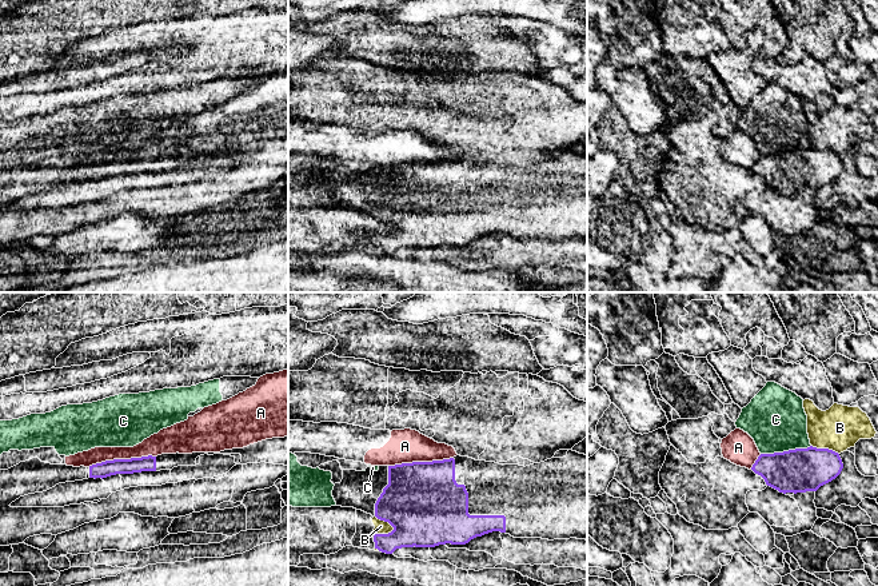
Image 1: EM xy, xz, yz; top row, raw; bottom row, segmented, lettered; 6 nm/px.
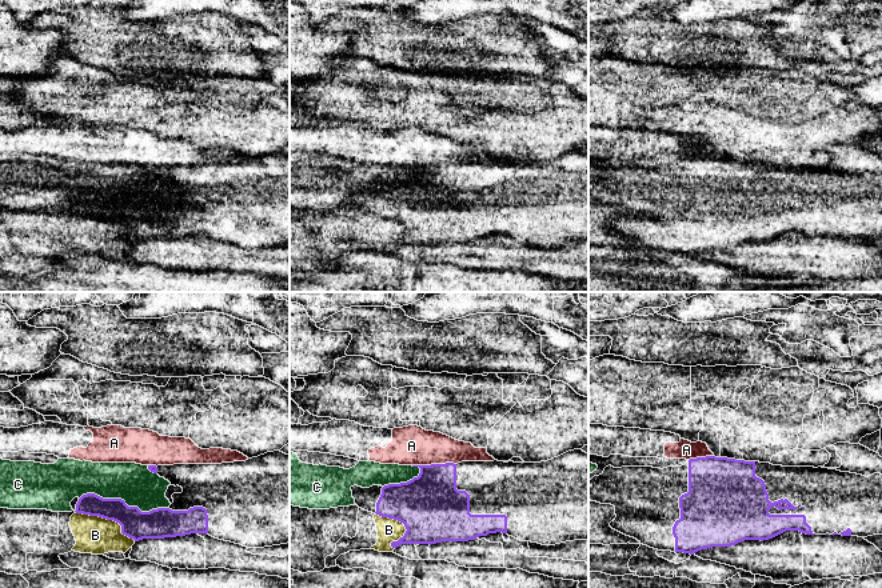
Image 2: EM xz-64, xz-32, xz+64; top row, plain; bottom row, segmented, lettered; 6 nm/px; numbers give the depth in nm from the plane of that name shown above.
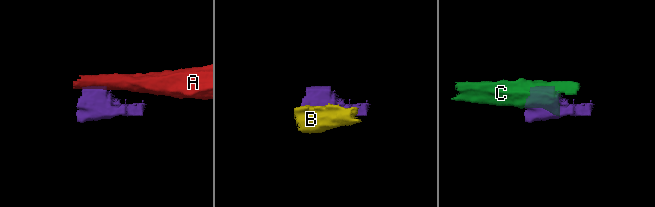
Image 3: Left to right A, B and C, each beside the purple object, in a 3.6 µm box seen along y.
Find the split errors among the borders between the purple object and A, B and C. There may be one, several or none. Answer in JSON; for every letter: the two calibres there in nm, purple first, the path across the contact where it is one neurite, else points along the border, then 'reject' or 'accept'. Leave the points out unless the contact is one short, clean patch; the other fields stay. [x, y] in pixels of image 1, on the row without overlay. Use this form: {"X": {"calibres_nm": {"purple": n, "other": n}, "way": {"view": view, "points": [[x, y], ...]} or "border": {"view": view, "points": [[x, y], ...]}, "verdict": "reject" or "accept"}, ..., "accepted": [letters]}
{"A": {"calibres_nm": {"purple": 100, "other": 130}, "border": {"view": "xy", "points": [[155, 156], [114, 159], [88, 167]]}, "verdict": "reject"}, "B": {"calibres_nm": {"purple": 460, "other": 80}, "verdict": "reject"}, "C": {"calibres_nm": {"purple": 260, "other": 360}, "verdict": "reject"}, "accepted": []}

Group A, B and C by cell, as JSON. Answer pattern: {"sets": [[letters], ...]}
{"sets": [["A"], ["B"], ["C"]]}

